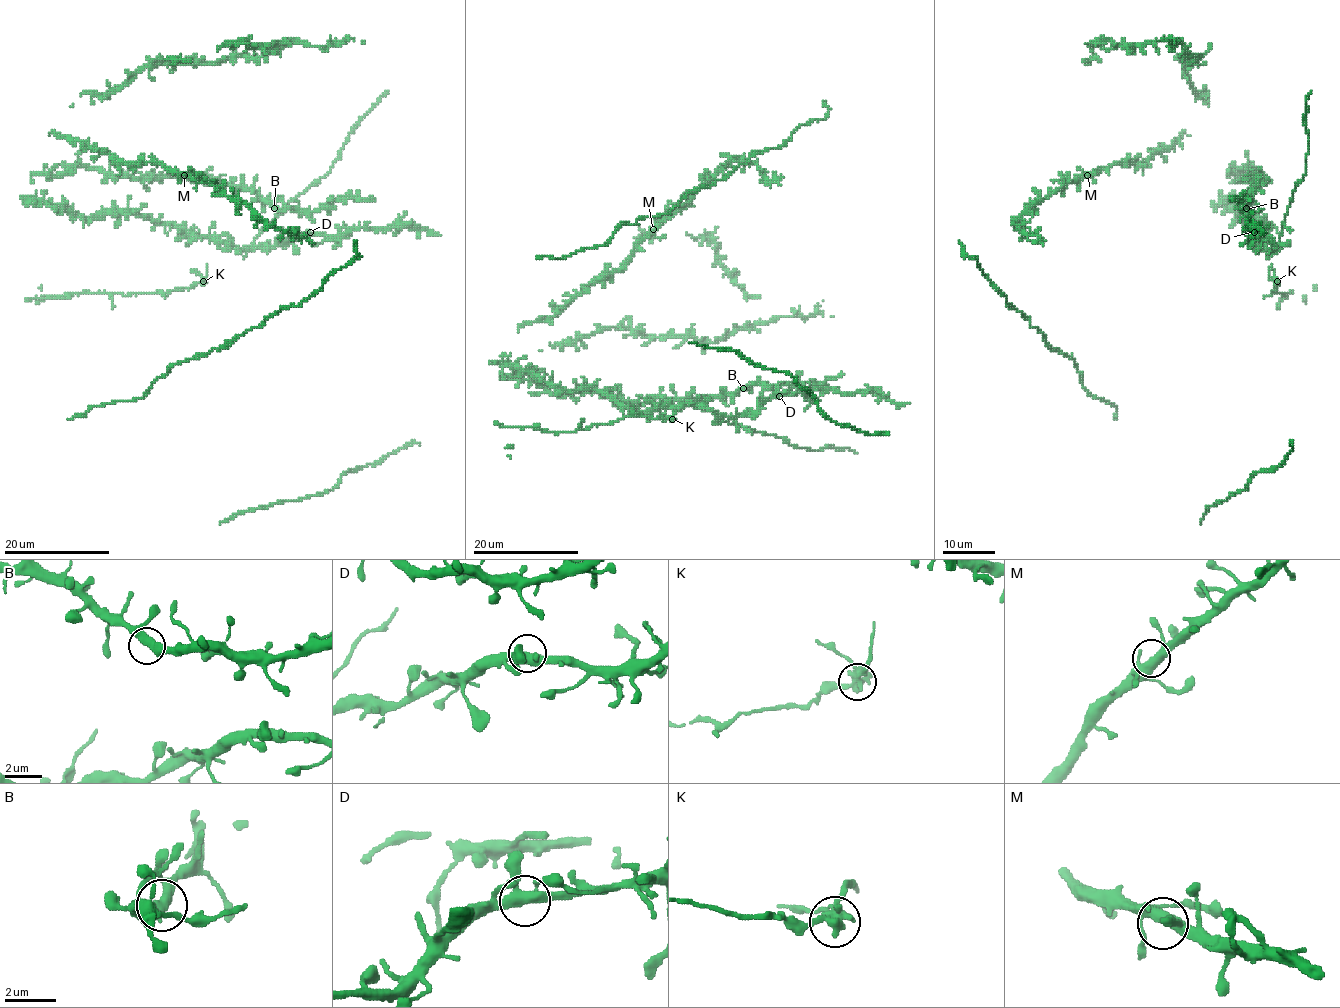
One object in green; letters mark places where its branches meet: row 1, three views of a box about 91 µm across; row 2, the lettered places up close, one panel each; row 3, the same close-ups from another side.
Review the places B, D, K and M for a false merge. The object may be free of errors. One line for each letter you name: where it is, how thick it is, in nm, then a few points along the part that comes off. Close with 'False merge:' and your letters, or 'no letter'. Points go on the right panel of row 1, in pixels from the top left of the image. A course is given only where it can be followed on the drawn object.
K: Place: (1277, 281). Thickness 320 nm. Course of the part to remove: (1277, 282), (1270, 277), (1271, 265)
False merge: K

